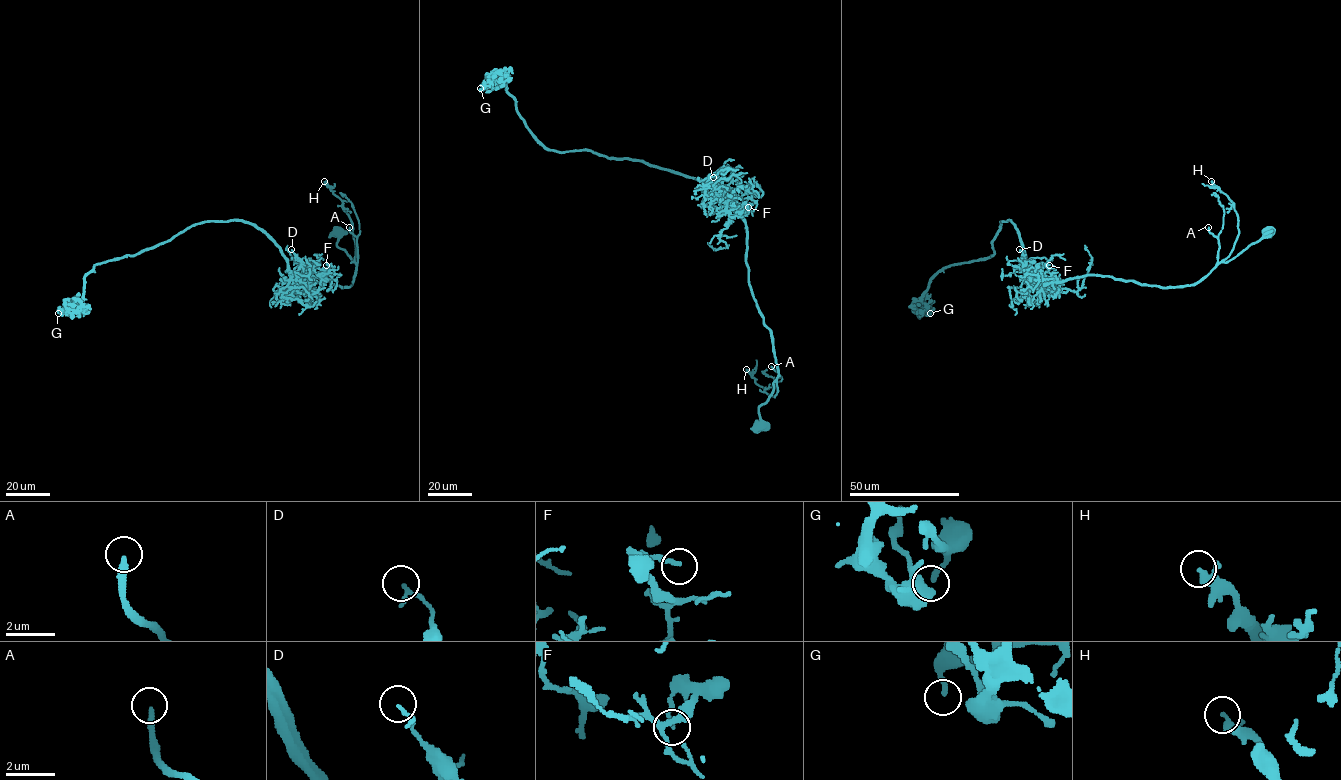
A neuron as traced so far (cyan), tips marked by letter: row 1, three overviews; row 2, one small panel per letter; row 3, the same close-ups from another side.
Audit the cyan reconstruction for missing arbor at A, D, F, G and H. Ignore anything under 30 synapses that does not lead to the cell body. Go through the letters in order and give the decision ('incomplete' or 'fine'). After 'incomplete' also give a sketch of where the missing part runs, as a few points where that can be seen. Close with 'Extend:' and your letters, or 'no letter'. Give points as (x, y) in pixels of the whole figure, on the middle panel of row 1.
A: incomplete | (771, 366), (757, 346), (748, 345)
D: fine
F: fine
G: fine
H: fine
Extend: A

